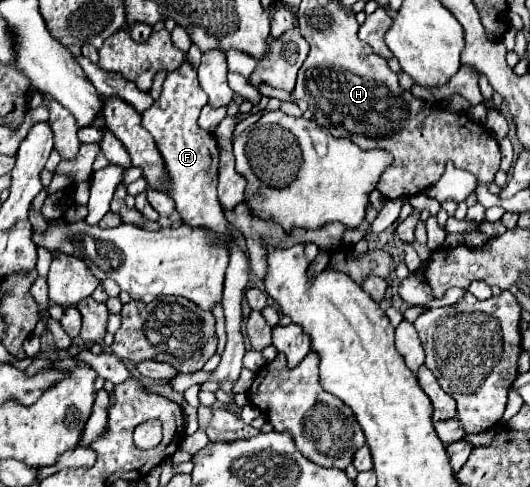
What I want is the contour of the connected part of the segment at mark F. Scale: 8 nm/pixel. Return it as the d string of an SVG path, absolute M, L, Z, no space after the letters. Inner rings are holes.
M185 61L179 71L167 75L161 97L143 113L143 127L153 135L155 145L163 157L167 171L165 191L169 197L173 197L183 223L209 227L225 237L231 237L227 219L217 199L219 147L213 135L197 125L199 111L205 103L207 95L197 81L197 71Z

